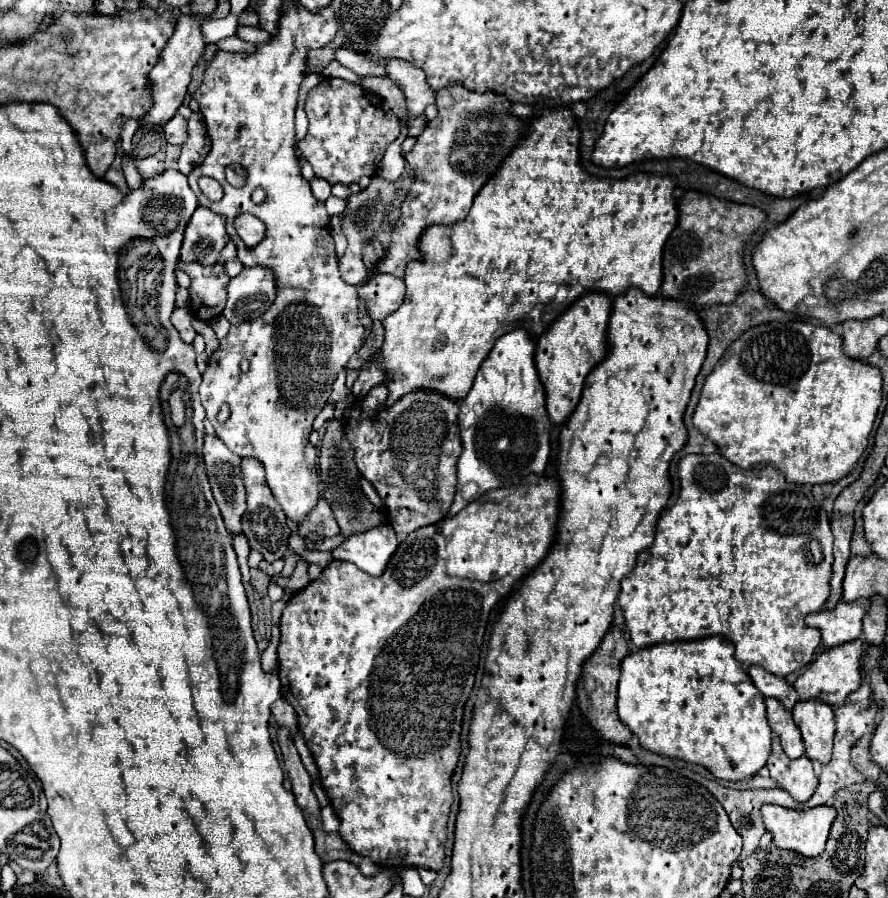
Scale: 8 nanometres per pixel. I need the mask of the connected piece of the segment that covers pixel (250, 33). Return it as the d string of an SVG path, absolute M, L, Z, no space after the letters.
M239 27L237 29L237 35L243 41L255 43L255 45L265 45L265 43L271 41L271 35L265 29L261 29L261 27Z

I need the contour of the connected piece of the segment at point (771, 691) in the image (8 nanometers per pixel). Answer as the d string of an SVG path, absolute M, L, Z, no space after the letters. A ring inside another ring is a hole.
M749 667L747 673L749 673L753 685L765 697L775 697L781 705L785 705L787 709L793 709L793 705L797 703L797 693L795 693L795 689L783 677L777 677L773 673L767 673L761 667Z

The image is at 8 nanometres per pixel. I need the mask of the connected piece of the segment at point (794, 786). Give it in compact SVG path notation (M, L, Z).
M773 735L773 751L767 761L771 779L783 787L797 803L805 803L817 789L817 777L813 773L811 761L803 755L799 759L789 759L781 749L779 737Z

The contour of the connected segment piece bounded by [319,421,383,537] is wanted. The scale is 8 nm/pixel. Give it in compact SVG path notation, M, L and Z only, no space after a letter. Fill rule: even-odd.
M329 421L329 427L323 435L323 445L319 449L319 471L321 471L319 473L321 475L321 481L319 481L321 497L327 499L327 503L331 505L335 519L341 527L341 533L345 533L345 537L359 533L359 531L373 529L383 523L381 511L359 489L359 469L353 463L353 449L345 441L343 425L339 421Z

